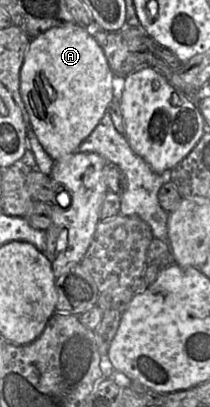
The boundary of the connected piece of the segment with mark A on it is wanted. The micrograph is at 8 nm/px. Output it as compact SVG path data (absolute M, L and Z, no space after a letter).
M81 24L53 27L30 40L20 70L20 93L31 127L54 161L75 152L98 125L113 99L113 77L102 48Z

